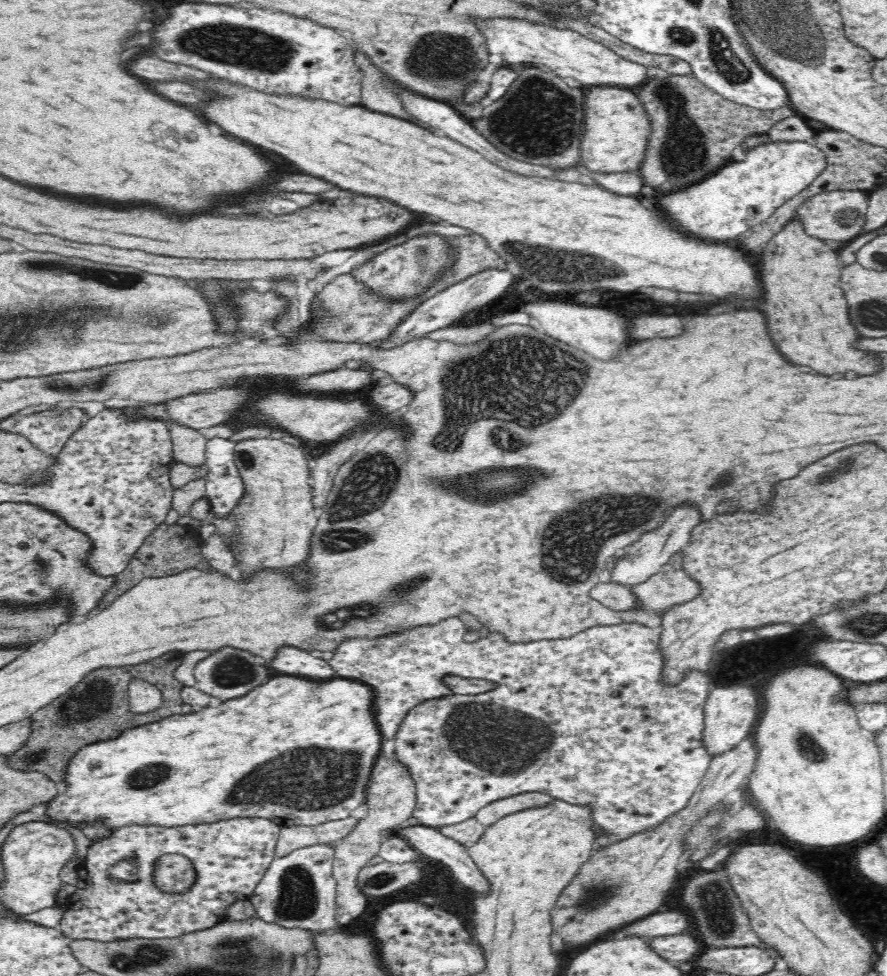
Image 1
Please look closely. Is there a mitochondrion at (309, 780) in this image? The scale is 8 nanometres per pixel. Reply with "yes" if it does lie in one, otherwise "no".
yes

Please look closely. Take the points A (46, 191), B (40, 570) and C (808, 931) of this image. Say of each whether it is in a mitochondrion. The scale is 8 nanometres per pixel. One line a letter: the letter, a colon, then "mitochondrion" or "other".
A: other
B: mitochondrion
C: other

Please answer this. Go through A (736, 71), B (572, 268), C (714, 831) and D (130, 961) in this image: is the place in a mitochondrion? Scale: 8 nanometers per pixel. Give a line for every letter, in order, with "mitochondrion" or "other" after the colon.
A: mitochondrion
B: mitochondrion
C: mitochondrion
D: mitochondrion

